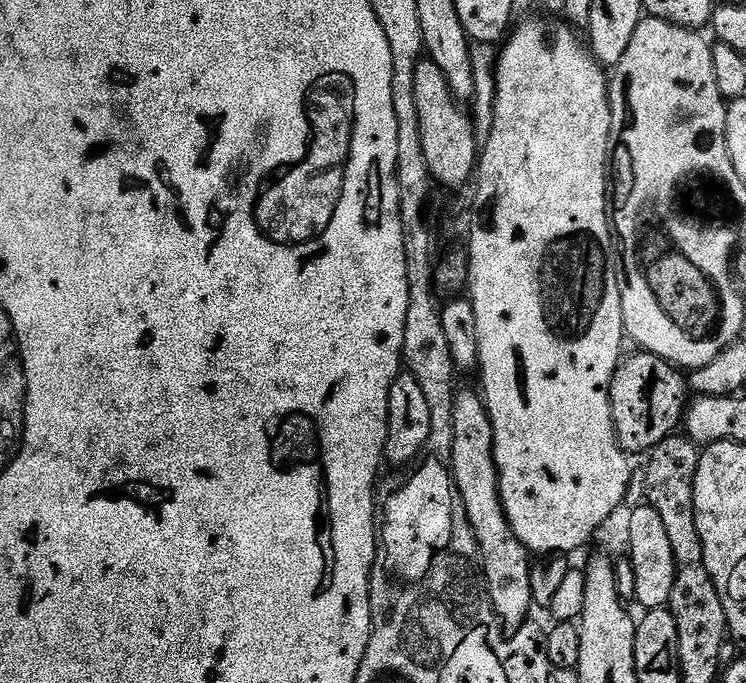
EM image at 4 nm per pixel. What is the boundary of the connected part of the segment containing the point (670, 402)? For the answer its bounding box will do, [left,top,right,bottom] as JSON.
[610,350,689,453]

